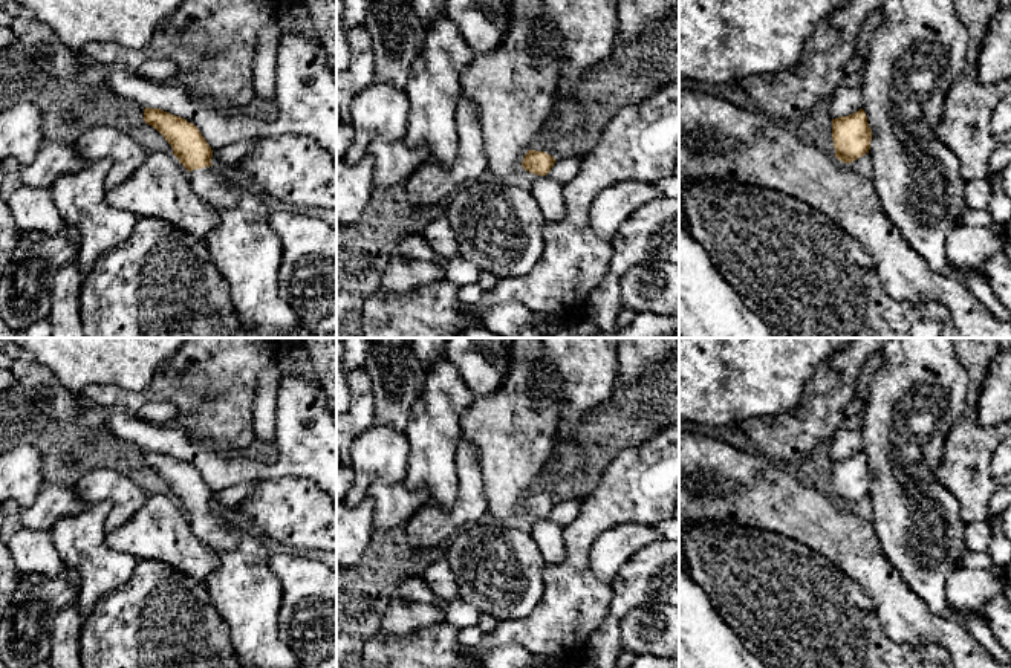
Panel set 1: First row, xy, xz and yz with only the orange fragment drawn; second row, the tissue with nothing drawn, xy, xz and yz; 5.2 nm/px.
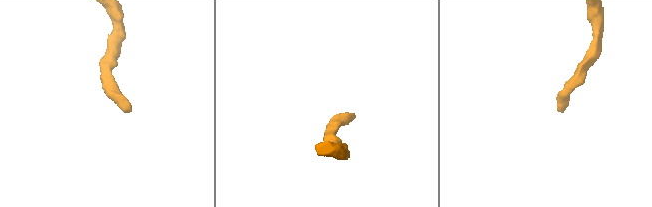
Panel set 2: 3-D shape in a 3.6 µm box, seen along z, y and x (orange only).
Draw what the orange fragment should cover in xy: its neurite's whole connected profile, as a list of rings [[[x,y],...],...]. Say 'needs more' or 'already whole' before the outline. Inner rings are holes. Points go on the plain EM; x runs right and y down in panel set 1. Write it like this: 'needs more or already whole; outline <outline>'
needs more; outline [[[161,451],[144,452],[145,466],[156,471],[171,488],[173,497],[187,511],[193,532],[220,556],[220,567],[206,576],[210,598],[228,625],[231,645],[243,668],[298,668],[298,656],[278,636],[283,590],[269,569],[269,555],[262,535],[226,523],[211,507],[213,492],[199,471],[180,459]]]

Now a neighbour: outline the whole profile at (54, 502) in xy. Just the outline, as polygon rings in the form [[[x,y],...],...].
[[[43,483],[37,500],[21,511],[21,523],[28,529],[52,529],[60,518],[80,514],[86,506],[73,488]]]

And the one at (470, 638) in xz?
[[[474,627],[474,628],[462,628],[459,630],[459,634],[457,634],[457,640],[468,647],[468,648],[474,648],[477,647],[483,639],[483,633]]]

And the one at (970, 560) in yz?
[[[968,549],[962,553],[959,564],[965,569],[982,570],[994,567],[988,552],[973,552]]]

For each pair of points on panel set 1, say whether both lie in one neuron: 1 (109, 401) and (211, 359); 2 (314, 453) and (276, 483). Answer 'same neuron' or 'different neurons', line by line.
1: same neuron
2: different neurons

